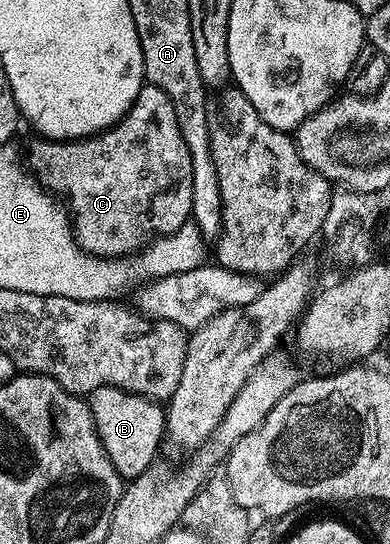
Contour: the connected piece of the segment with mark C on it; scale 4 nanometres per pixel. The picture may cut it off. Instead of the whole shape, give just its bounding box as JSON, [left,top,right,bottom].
[30,83,193,257]

